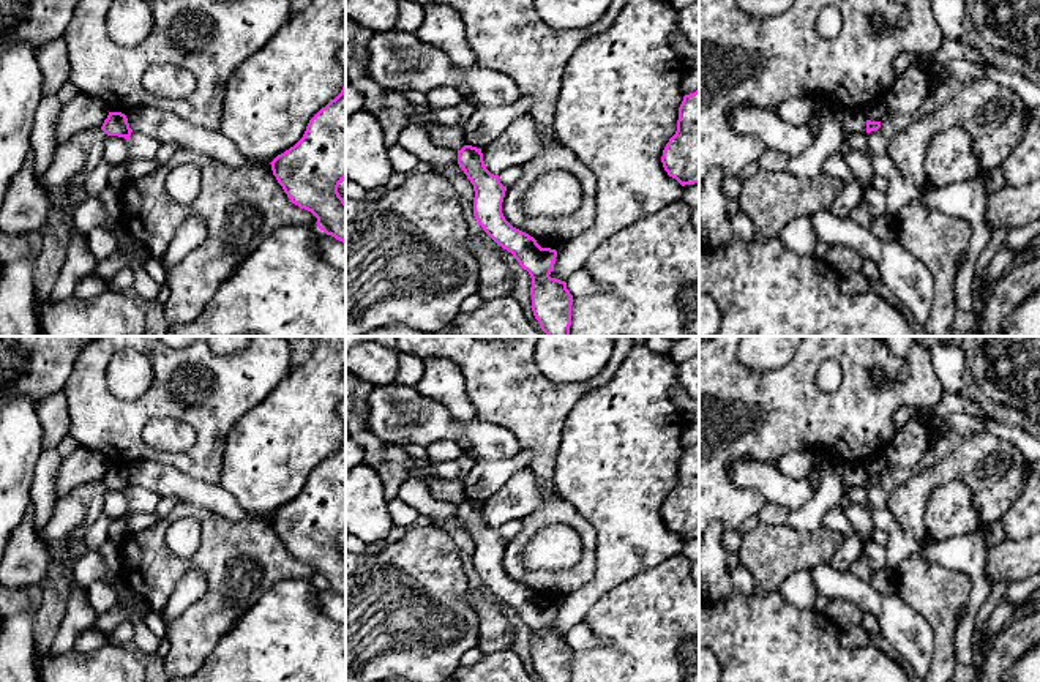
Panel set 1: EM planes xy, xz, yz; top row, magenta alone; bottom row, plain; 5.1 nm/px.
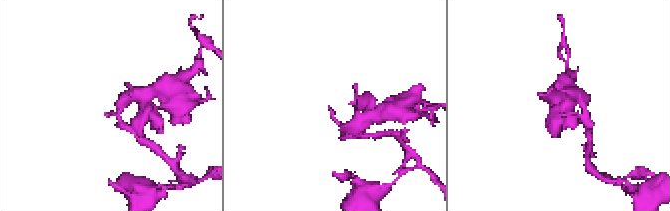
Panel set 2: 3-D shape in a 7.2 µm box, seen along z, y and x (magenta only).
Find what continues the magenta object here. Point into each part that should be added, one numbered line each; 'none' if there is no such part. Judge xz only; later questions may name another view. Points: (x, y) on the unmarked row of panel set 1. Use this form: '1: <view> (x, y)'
none

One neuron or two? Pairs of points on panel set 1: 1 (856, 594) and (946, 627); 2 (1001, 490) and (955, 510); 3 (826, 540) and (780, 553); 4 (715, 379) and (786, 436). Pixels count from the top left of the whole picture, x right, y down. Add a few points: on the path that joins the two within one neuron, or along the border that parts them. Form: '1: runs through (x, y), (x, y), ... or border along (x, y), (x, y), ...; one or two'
1: border along (900, 595), (928, 624), (933, 637), (933, 657); two
2: border along (941, 485), (960, 480), (969, 490), (982, 529); two
3: runs through (815, 548), (791, 550); one
4: runs through (736, 397), (759, 400), (777, 415); one

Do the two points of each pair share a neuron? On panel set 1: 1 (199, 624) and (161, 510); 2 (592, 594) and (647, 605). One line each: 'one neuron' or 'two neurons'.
1: two neurons
2: two neurons

